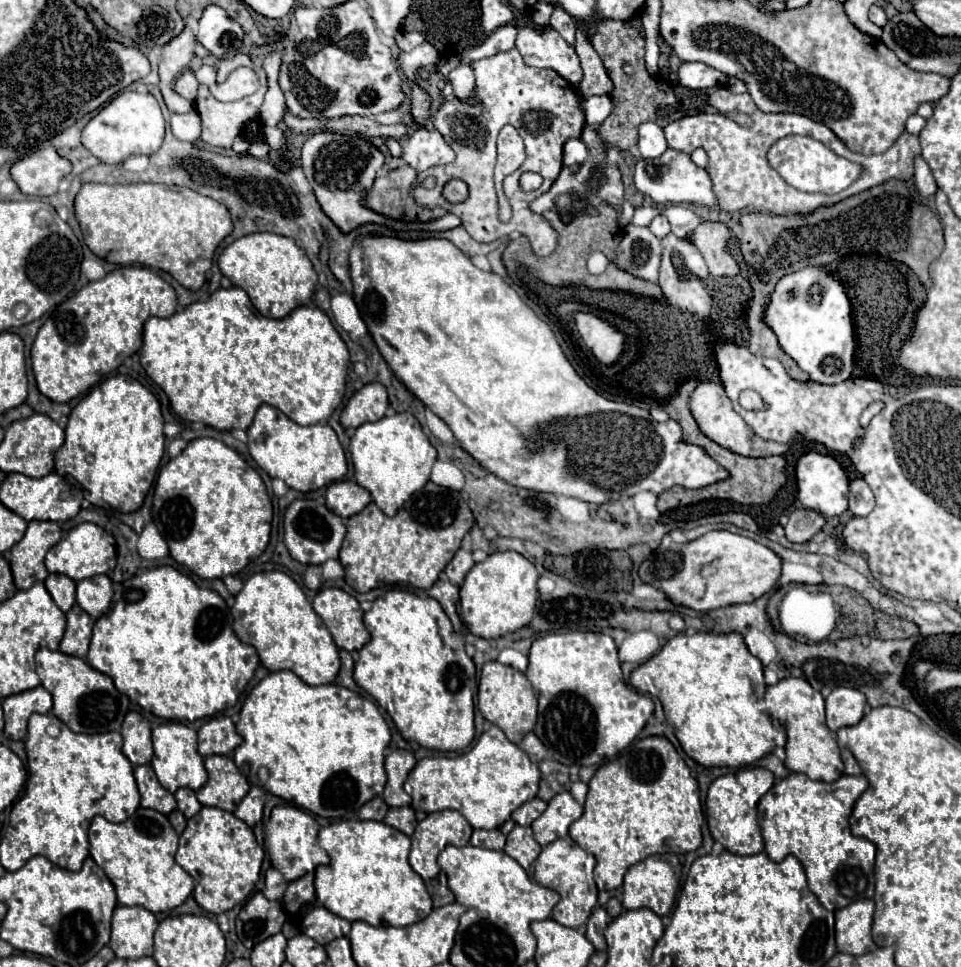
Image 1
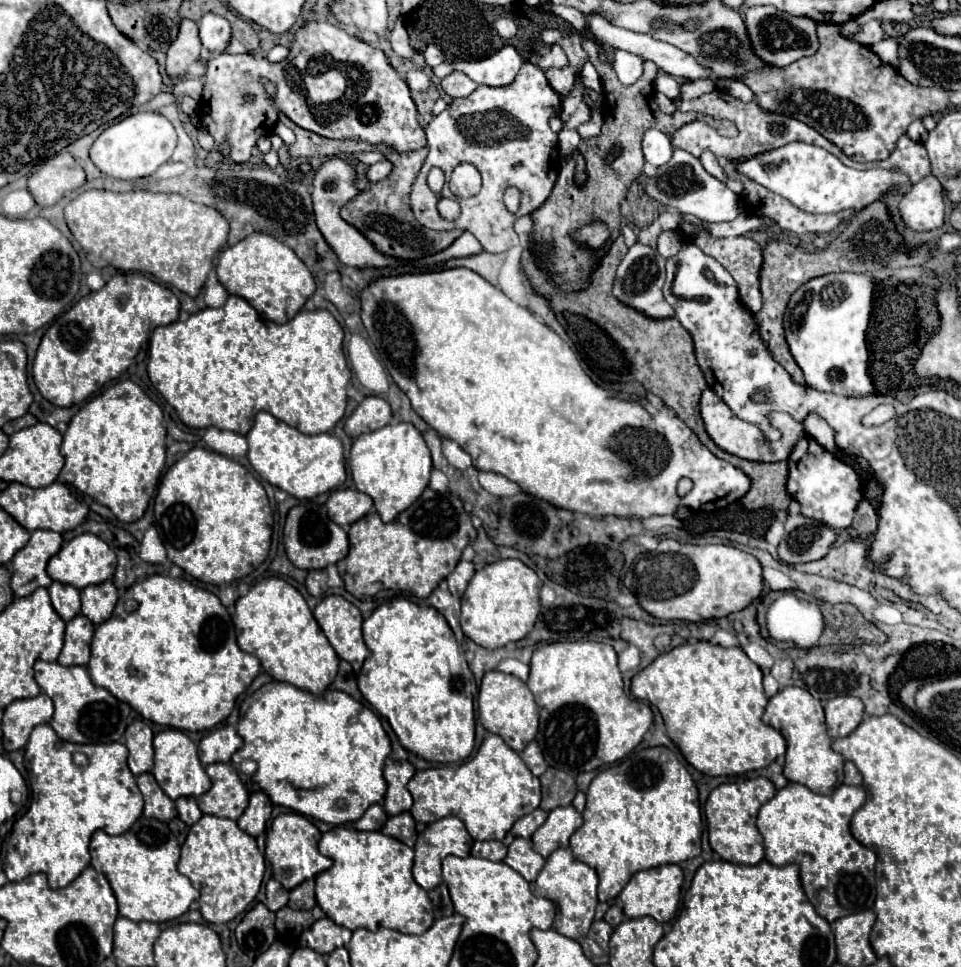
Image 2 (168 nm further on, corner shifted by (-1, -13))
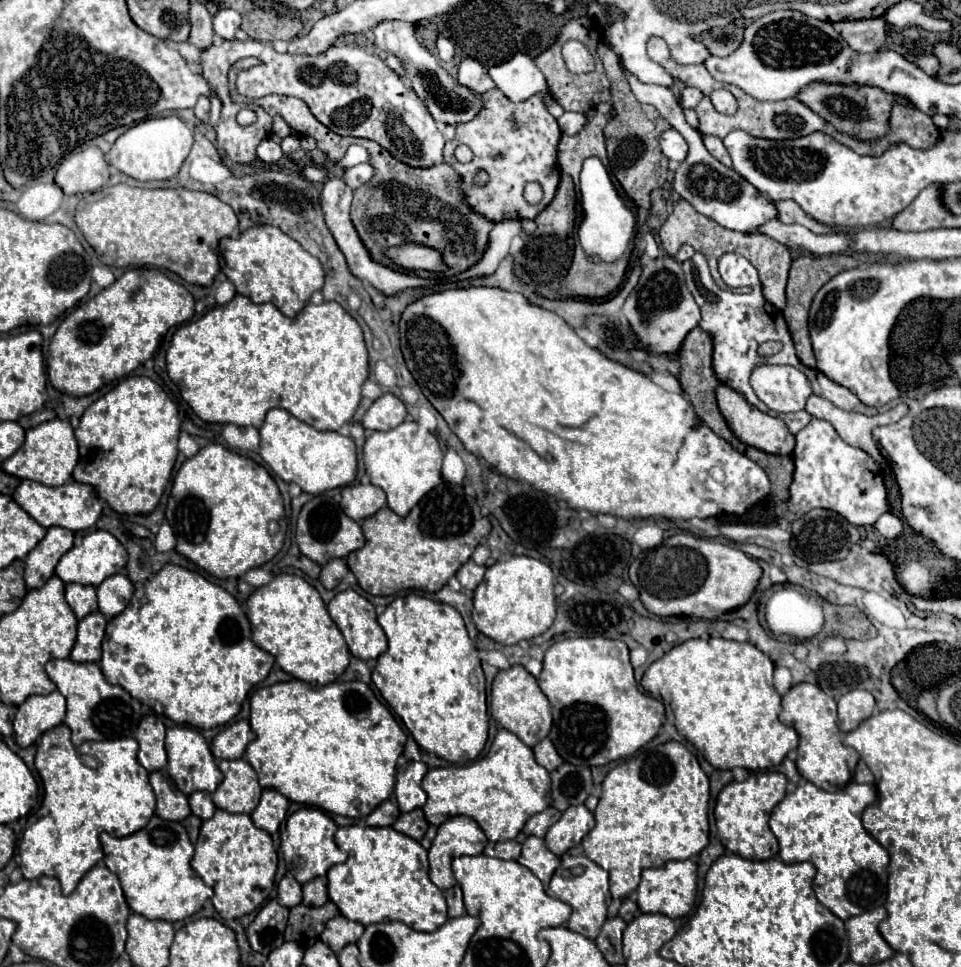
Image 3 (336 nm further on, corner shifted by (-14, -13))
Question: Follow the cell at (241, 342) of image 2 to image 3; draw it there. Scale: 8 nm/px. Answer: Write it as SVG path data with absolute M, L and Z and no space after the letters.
M237 294L231 302L223 304L223 306L215 306L213 310L209 310L203 318L187 322L183 326L177 328L177 332L173 334L171 346L167 350L167 372L169 378L177 384L177 388L181 390L183 400L193 408L193 412L205 420L205 422L219 422L219 424L237 424L237 426L255 426L259 428L263 424L263 418L267 414L267 410L271 408L285 408L287 412L291 412L295 418L303 420L305 424L317 428L317 430L339 430L343 424L347 424L359 402L361 402L361 386L369 376L369 354L363 342L363 332L361 326L343 310L341 304L337 302L323 302L323 304L307 304L295 318L287 318L279 312L279 308L275 308L273 304L253 304L247 296Z

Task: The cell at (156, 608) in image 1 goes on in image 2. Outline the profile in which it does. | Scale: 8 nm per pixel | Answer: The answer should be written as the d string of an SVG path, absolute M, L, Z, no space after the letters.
M150 576L146 578L144 582L138 582L134 586L130 586L118 600L110 620L106 620L104 624L96 626L96 632L94 632L94 638L92 638L92 656L90 656L90 662L88 662L88 672L90 672L90 678L94 680L94 684L106 688L110 694L114 694L118 700L130 704L142 718L146 720L152 720L156 724L162 724L162 726L170 726L170 728L176 728L176 730L184 730L184 732L202 732L202 730L212 730L216 726L220 726L228 716L230 712L234 710L236 706L236 698L252 684L252 680L258 676L260 672L260 660L248 652L242 652L236 644L236 634L234 634L234 624L232 624L232 618L228 614L228 610L220 604L218 596L214 596L212 592L208 590L202 590L194 584L190 584L188 580L184 578L168 578L168 576Z

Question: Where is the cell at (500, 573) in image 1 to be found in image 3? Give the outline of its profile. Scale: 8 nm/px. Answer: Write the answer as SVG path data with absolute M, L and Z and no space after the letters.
M511 556L509 560L495 562L487 568L483 582L477 586L473 596L473 622L479 632L489 636L491 640L499 644L517 644L519 640L531 640L539 634L543 634L555 620L555 576L553 570L535 558L529 556Z

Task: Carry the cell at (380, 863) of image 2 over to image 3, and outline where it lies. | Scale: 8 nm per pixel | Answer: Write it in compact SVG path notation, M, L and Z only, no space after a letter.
M347 826L339 828L335 842L349 854L343 866L327 872L329 898L339 912L363 926L399 920L413 930L433 932L447 920L447 904L443 892L429 880L427 850L409 836L395 832L391 826Z

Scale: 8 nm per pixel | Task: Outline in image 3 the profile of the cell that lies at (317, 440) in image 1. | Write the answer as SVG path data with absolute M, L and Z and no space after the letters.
M271 408L261 426L261 458L285 482L295 482L307 494L347 486L355 480L357 452L355 442L339 432L319 432L313 426L297 420L283 408Z

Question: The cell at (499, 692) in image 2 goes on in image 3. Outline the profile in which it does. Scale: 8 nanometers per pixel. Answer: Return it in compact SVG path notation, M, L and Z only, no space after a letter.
M511 666L507 670L499 670L499 674L495 676L493 686L491 686L489 714L505 730L519 736L531 748L549 734L553 724L551 706L549 706L547 696L541 692L537 680L523 666Z

